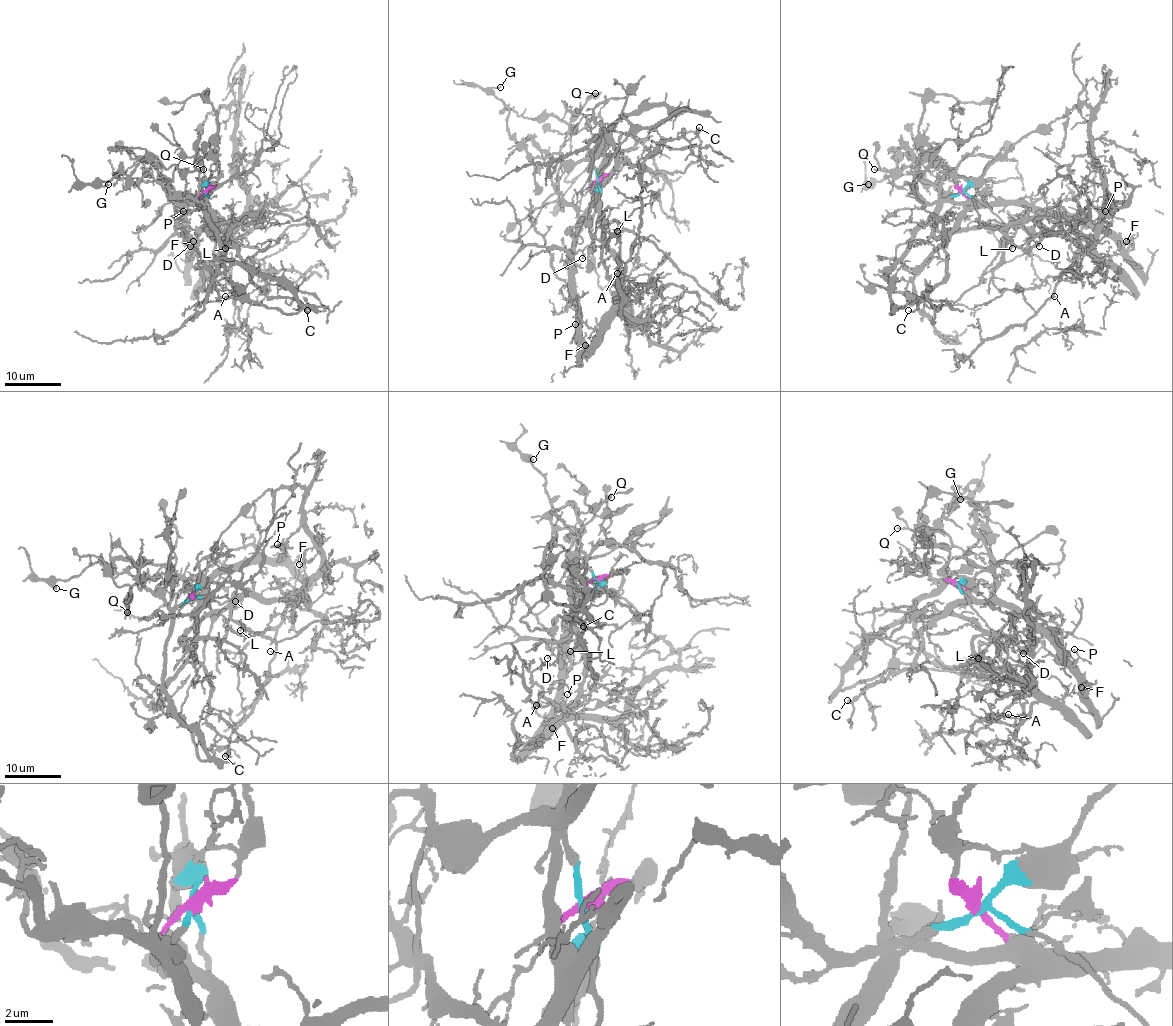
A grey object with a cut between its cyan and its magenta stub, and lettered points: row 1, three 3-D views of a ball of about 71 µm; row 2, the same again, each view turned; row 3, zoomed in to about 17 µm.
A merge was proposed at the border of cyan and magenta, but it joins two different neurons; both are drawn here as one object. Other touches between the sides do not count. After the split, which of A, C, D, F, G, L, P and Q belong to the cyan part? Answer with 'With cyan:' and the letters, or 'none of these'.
With cyan: G, Q

